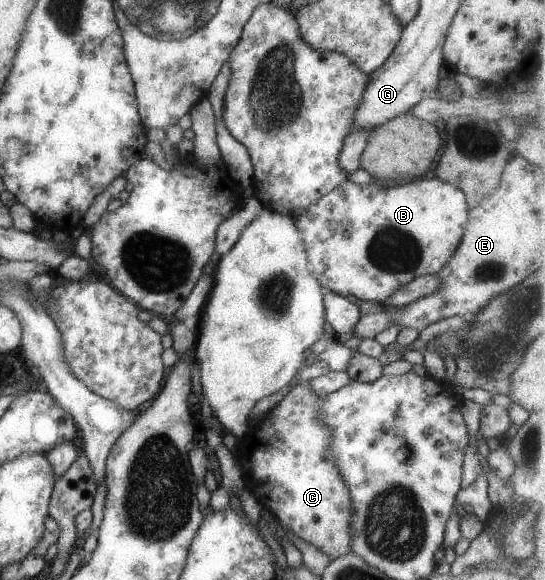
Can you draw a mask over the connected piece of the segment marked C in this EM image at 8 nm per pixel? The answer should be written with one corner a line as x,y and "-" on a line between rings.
304,381
292,387
258,421
248,425
243,438
235,438
236,459
243,474
245,488
272,513
281,529
301,538
307,544
312,544
332,561
351,552
348,524
352,508
348,488
342,476
338,476
336,466
326,455
330,432
316,415
316,407
325,394
312,391
308,382

